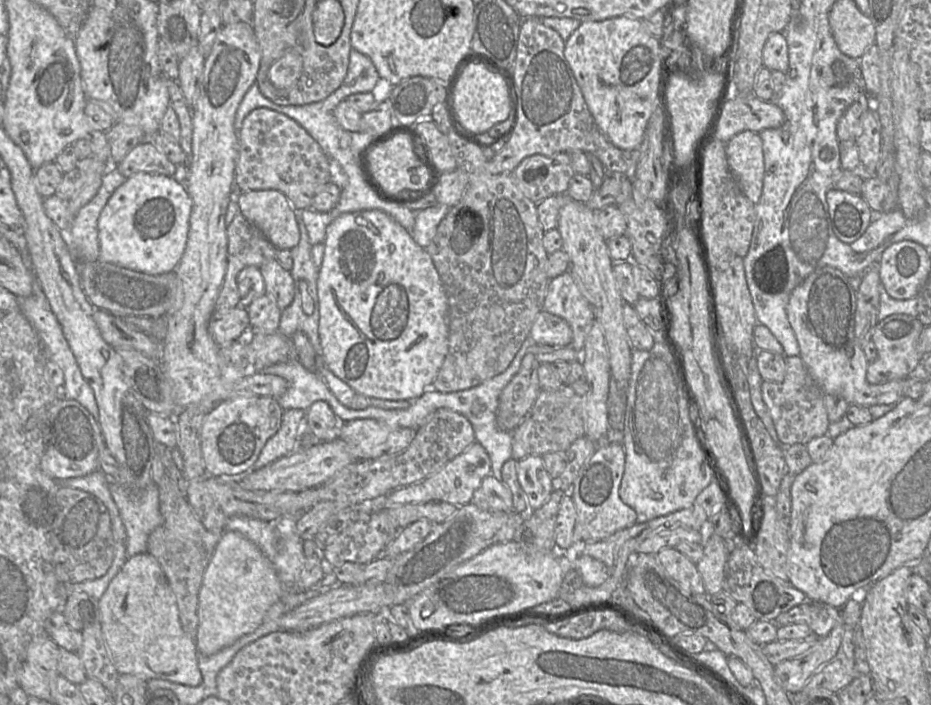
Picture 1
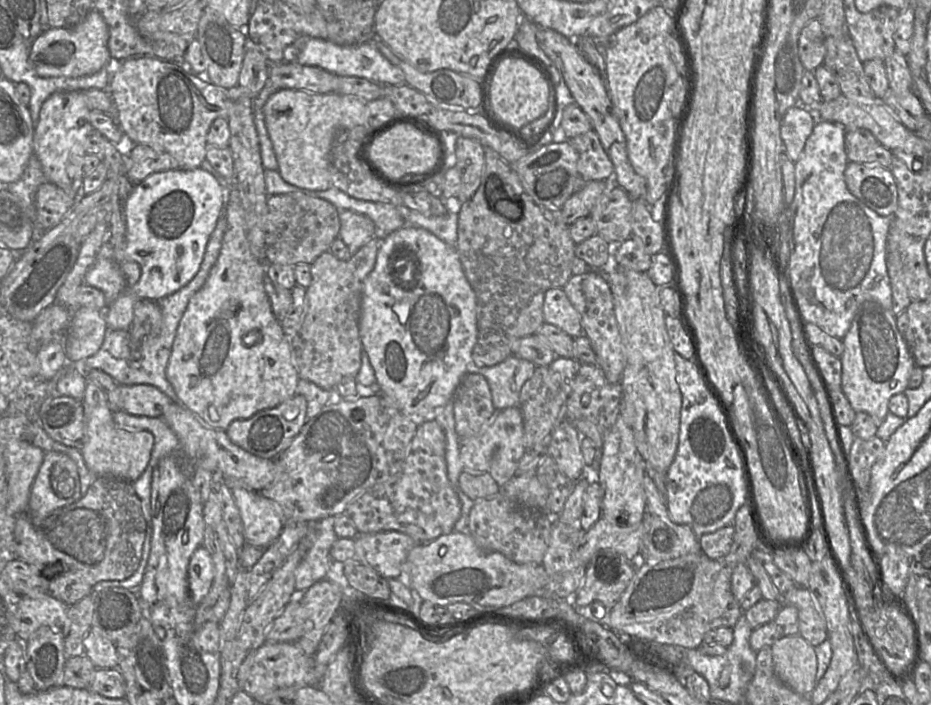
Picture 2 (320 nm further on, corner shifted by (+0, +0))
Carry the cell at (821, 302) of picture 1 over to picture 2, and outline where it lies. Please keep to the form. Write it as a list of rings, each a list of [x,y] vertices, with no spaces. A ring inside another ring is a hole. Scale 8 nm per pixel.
[[[875,302],[861,304],[852,319],[851,326],[842,338],[844,350],[841,389],[856,412],[866,412],[876,421],[882,421],[889,413],[888,403],[895,394],[908,388],[908,381],[915,367],[913,358],[902,333],[896,325],[896,314]]]

